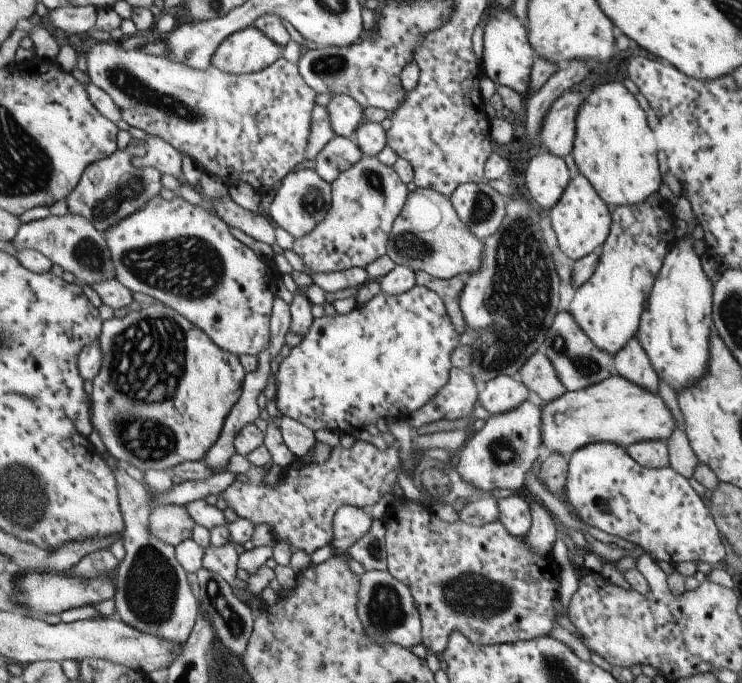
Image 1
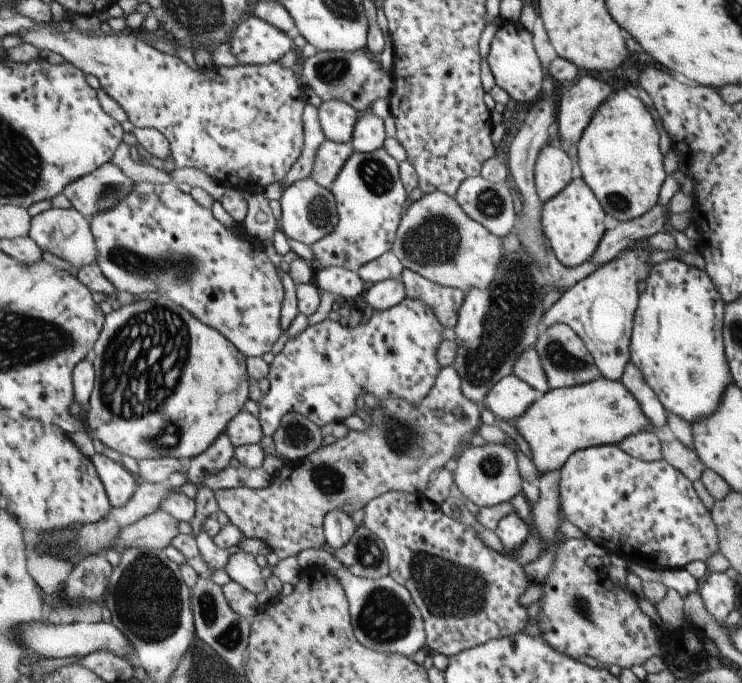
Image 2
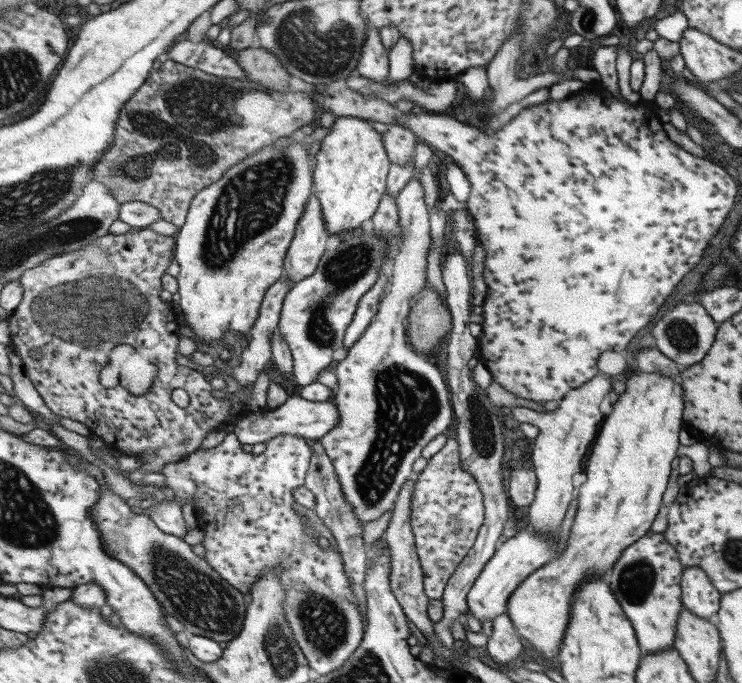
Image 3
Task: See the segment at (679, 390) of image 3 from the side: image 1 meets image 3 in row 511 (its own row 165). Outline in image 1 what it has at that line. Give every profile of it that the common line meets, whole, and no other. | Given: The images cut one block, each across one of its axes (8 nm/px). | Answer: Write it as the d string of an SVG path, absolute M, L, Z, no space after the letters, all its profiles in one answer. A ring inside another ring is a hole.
M609 82L599 86L597 90L591 90L583 102L578 114L578 133L575 134L572 155L580 172L590 179L595 190L598 190L611 209L633 206L637 202L645 201L647 196L651 196L659 188L659 170L657 170L659 164L655 156L658 146L655 146L655 141L637 100L619 82Z

